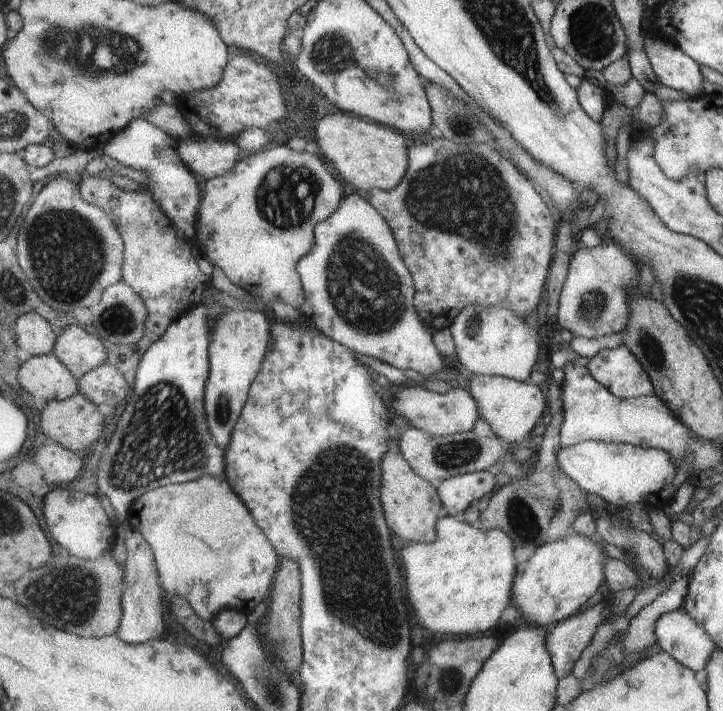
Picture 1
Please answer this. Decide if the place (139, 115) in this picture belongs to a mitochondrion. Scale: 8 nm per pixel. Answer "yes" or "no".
no

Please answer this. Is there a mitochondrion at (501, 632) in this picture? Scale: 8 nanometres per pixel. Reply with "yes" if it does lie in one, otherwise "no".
no

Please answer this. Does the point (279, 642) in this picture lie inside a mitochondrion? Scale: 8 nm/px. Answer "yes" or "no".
yes

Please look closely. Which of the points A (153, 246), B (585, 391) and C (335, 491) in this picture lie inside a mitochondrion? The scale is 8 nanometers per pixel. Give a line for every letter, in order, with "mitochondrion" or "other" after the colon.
A: other
B: other
C: mitochondrion

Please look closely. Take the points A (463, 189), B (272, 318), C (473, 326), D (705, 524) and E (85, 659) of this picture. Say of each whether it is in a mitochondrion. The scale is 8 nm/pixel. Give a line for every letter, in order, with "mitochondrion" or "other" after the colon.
A: mitochondrion
B: other
C: mitochondrion
D: other
E: other

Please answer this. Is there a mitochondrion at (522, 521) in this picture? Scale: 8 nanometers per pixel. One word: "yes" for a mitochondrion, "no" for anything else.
yes

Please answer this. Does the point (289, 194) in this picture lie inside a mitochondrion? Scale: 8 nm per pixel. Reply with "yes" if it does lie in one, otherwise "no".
yes

